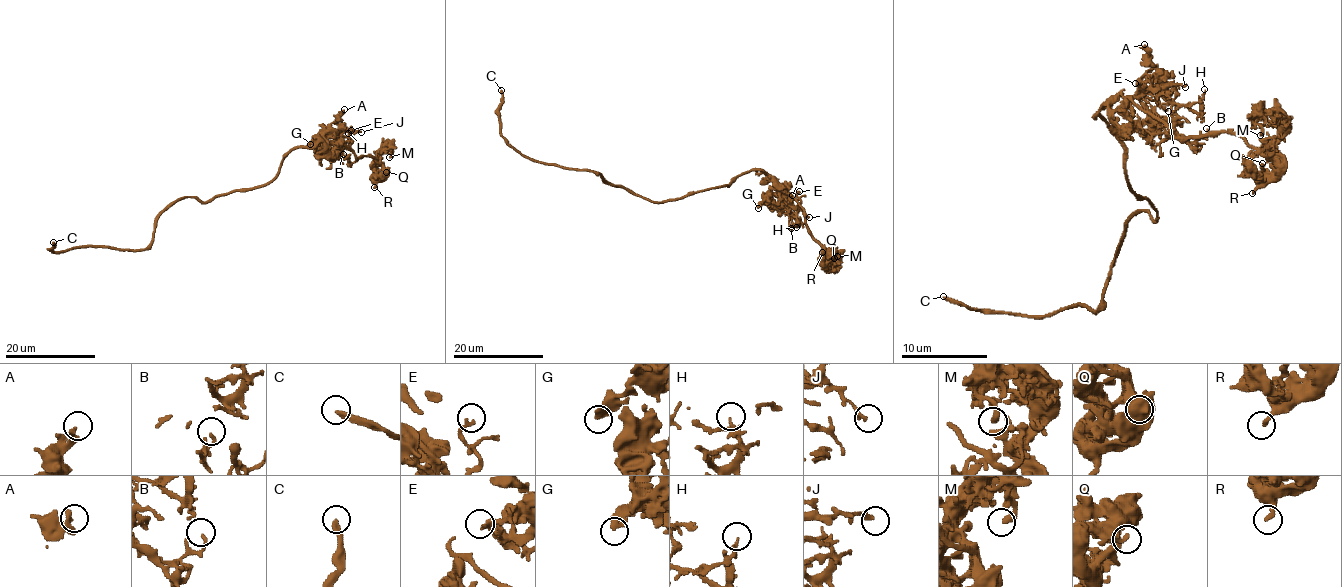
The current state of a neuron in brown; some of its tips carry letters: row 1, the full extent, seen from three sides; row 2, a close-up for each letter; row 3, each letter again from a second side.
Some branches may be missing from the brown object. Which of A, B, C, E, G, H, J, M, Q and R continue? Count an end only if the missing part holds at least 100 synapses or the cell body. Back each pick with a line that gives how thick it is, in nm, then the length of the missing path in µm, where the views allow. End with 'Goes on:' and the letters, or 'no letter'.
C: 300 nm thick; about 4 µm are missing
Goes on: C

